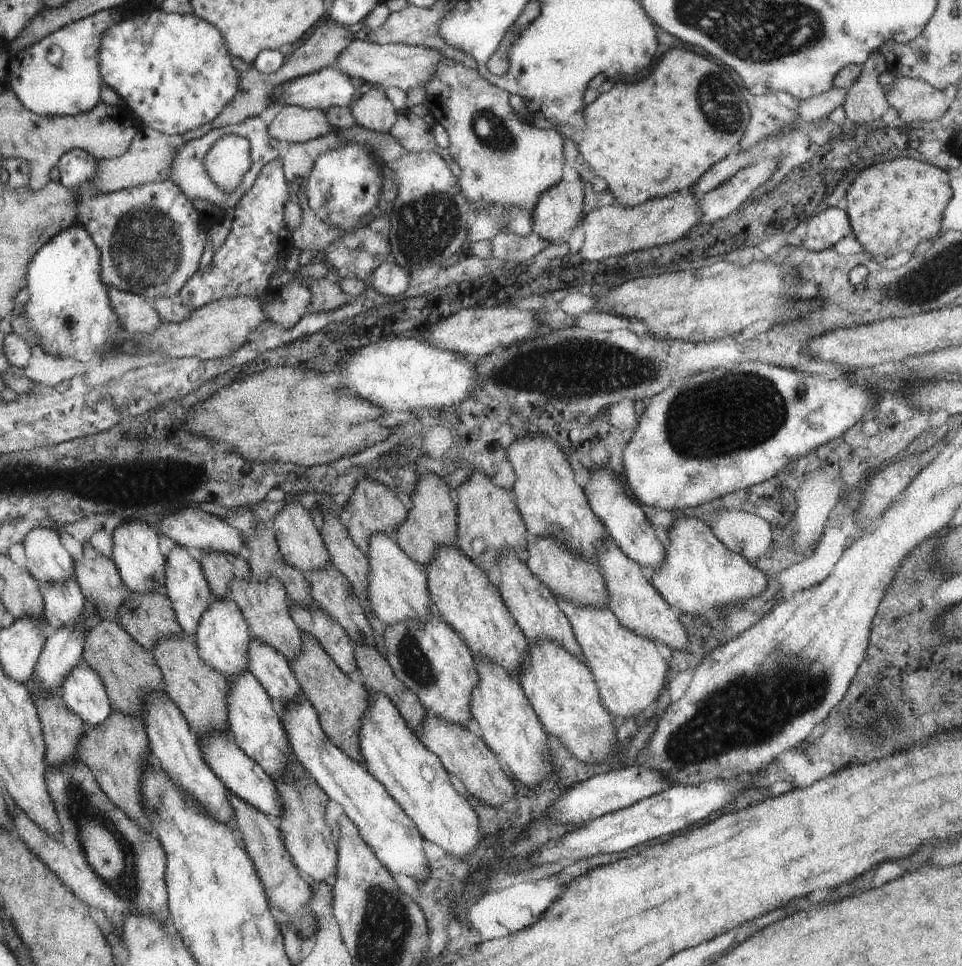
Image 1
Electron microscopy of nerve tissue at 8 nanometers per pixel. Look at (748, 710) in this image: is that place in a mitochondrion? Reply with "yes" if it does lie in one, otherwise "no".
yes

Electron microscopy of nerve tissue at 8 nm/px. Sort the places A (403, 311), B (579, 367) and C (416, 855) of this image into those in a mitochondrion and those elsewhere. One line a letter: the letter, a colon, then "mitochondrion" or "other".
A: other
B: mitochondrion
C: other

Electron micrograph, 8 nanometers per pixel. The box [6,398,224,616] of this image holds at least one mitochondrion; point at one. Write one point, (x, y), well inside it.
(38, 475)

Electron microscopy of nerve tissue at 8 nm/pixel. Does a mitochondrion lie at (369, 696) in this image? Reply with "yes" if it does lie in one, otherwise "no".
no

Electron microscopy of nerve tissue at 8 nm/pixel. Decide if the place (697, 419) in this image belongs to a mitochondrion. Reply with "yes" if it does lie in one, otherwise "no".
yes

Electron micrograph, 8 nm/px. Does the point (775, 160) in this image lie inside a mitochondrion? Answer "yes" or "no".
no

